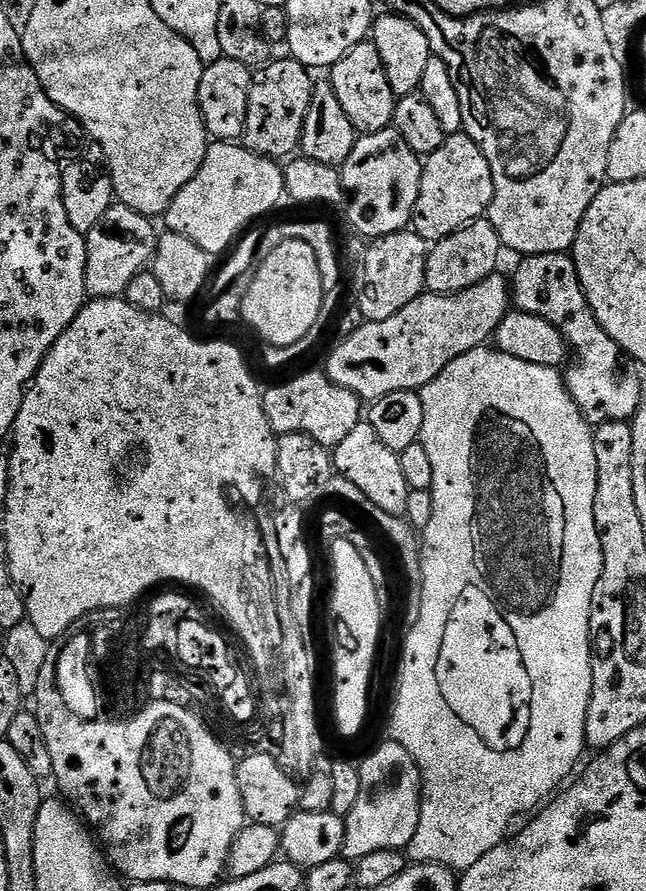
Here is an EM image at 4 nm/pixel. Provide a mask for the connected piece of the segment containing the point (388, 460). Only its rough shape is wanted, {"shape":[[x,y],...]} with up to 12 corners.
{"shape":[[354,426],[332,467],[386,514],[406,514],[400,454]]}

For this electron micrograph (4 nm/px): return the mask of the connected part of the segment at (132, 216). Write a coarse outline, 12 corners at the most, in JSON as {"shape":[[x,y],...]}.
{"shape":[[119,202],[84,236],[86,293],[123,297],[155,223]]}

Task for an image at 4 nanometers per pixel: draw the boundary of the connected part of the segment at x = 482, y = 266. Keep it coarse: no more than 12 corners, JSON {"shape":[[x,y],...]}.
{"shape":[[486,218],[429,247],[425,289],[453,296],[499,269]]}

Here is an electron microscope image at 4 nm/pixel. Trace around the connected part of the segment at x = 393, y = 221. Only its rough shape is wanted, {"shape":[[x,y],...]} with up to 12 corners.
{"shape":[[395,126],[361,135],[340,168],[348,220],[403,232],[421,157]]}

